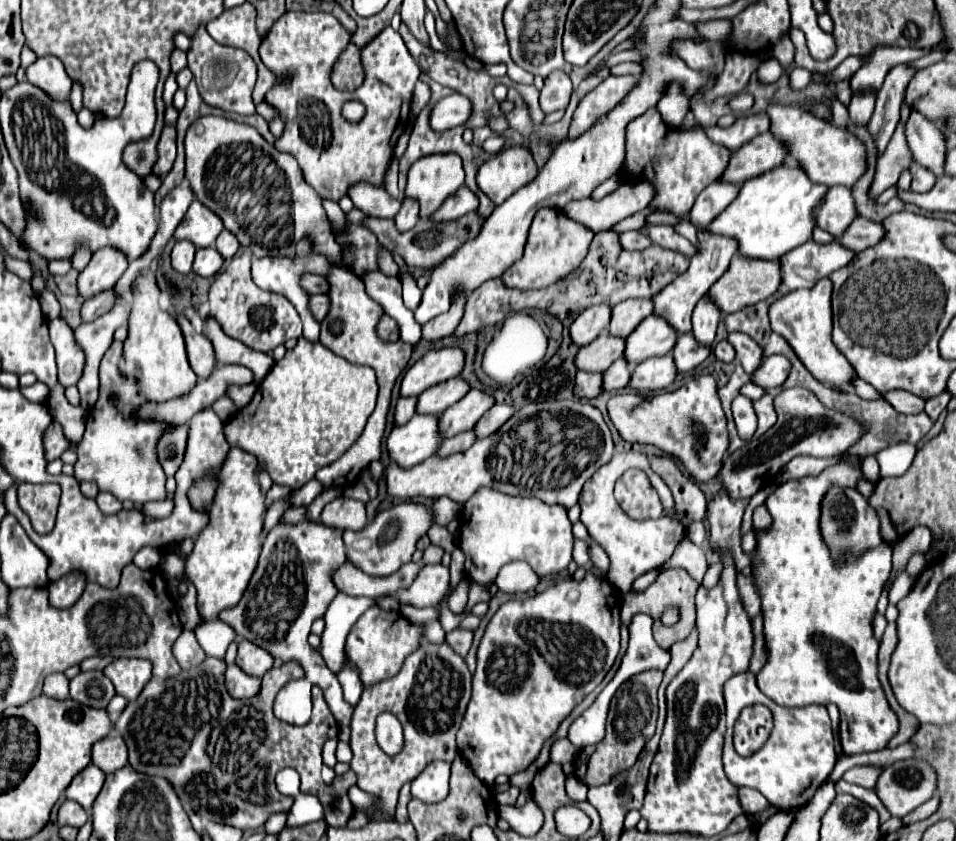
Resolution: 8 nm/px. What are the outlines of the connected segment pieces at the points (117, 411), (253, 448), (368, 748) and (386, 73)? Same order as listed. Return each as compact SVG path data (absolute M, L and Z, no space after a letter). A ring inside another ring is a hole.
M114 340L100 364L100 396L88 414L86 432L76 450L78 462L74 464L74 478L78 482L96 482L100 492L110 492L120 502L132 500L142 504L164 500L166 474L158 462L158 442L172 424L152 418L142 420L138 416L138 408L148 400L136 390L138 380L120 372L122 358L122 342Z
M300 338L296 348L274 364L250 404L224 422L224 434L230 446L254 454L274 484L296 490L358 440L376 406L376 394L378 384L372 368L350 364L320 342L312 344Z
M422 640L420 648L404 660L402 670L396 674L396 678L380 682L372 690L362 692L350 724L350 748L354 752L350 768L356 772L358 788L378 796L380 806L386 814L394 814L400 788L416 778L416 774L420 774L428 762L452 762L458 754L456 732L470 700L470 680L472 674L468 672L466 662L446 642L430 644ZM380 712L390 712L402 722L404 750L396 756L386 756L376 744L374 725Z
M286 12L260 44L260 58L266 68L278 78L288 78L266 94L266 102L284 118L284 132L274 146L280 152L292 154L306 182L320 198L332 202L346 196L350 186L358 182L384 188L396 136L400 136L406 126L406 122L402 122L402 110L408 118L414 82L420 76L420 68L402 36L388 26L360 50L364 66L362 85L353 92L340 92L330 82L330 70L348 40L350 32L332 14ZM351 100L358 100L366 109L360 122L350 122L342 116L342 106Z

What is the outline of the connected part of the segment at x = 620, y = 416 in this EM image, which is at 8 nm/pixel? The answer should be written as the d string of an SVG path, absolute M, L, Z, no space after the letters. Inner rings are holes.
M712 376L694 378L674 392L644 400L628 414L624 402L624 396L612 396L608 402L610 420L614 422L624 440L654 444L662 448L664 452L676 456L686 466L686 470L700 482L708 482L718 474L720 462L728 450L728 432L726 416L716 392L716 380Z

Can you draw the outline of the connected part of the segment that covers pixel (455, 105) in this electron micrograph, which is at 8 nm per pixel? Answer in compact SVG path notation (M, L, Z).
M450 94L434 106L430 124L434 130L442 132L454 126L464 126L464 122L468 122L470 116L472 116L472 102L462 94Z

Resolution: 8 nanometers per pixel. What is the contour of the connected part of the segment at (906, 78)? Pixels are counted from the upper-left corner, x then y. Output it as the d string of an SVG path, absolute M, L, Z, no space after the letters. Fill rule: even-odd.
M898 64L894 66L882 88L878 90L876 94L876 110L870 118L870 122L866 124L874 144L876 144L876 156L882 156L892 134L894 134L894 128L900 120L900 104L902 104L902 98L904 98L904 92L906 92L906 86L912 78L914 70L908 68L906 64Z

